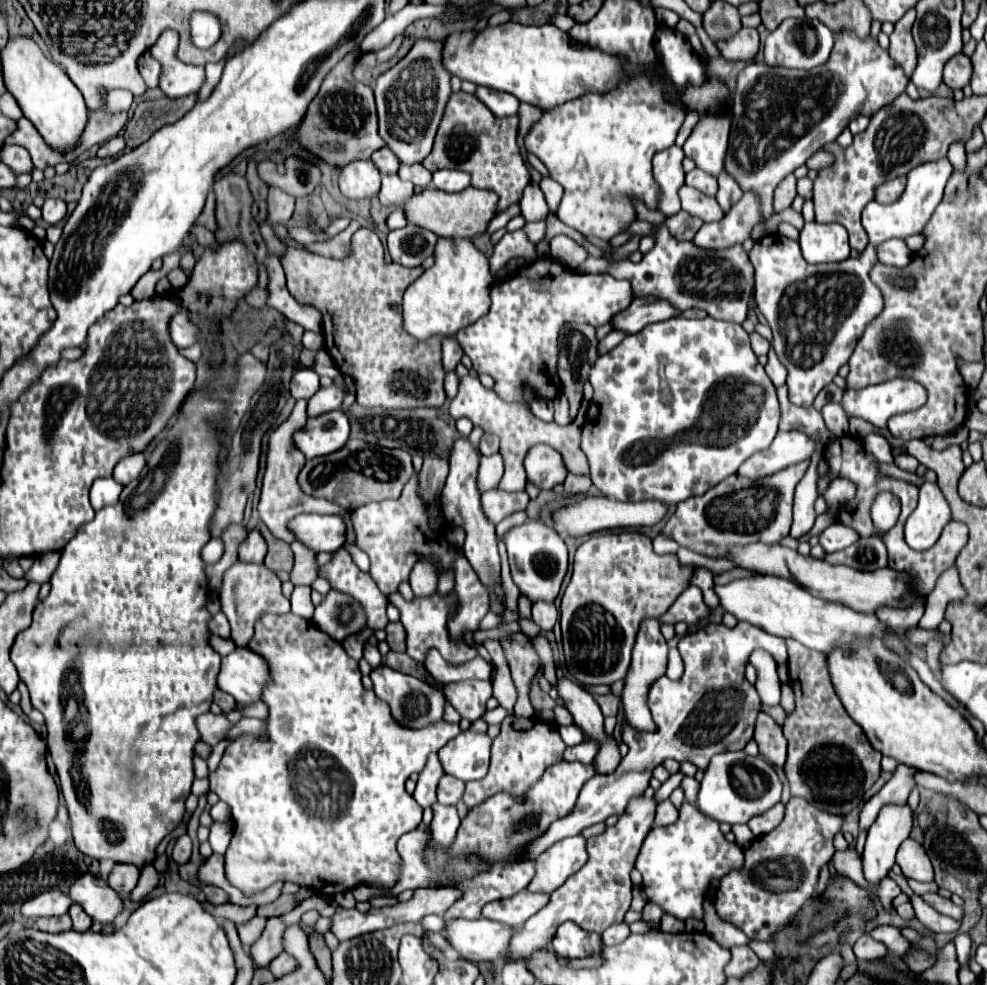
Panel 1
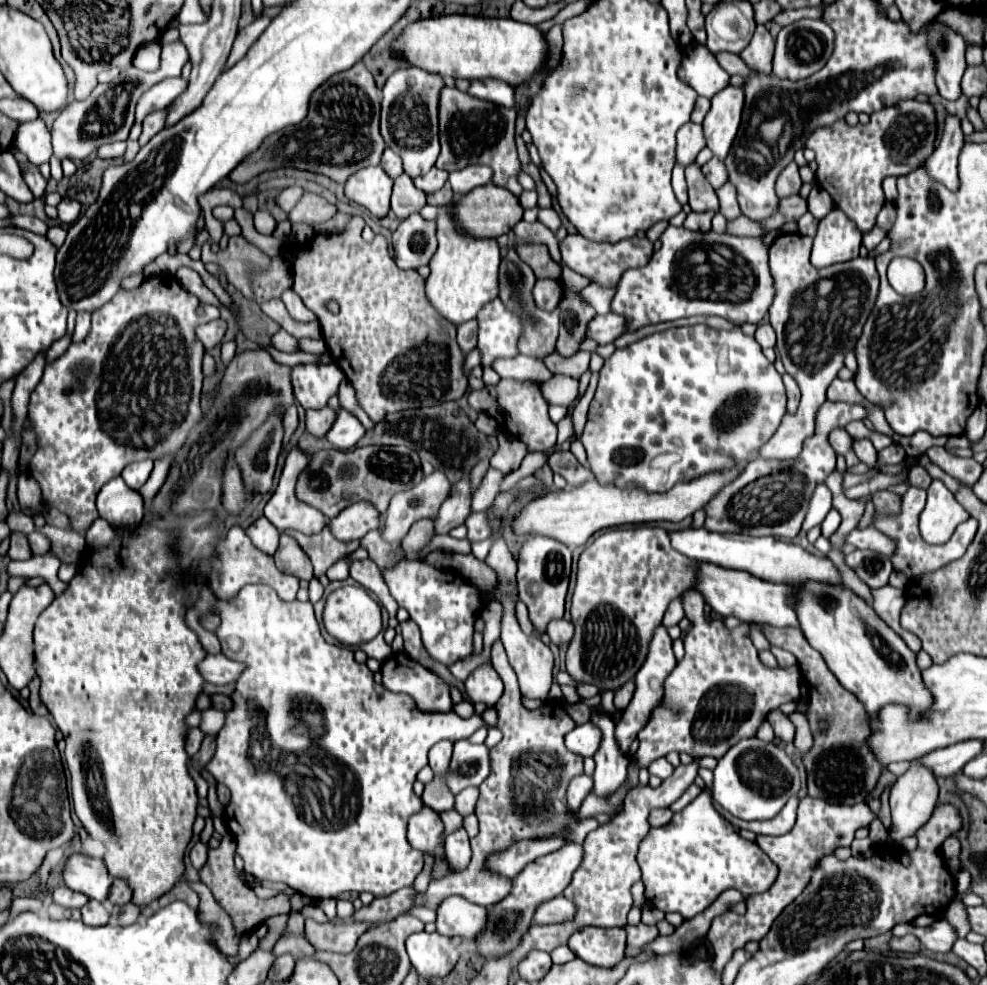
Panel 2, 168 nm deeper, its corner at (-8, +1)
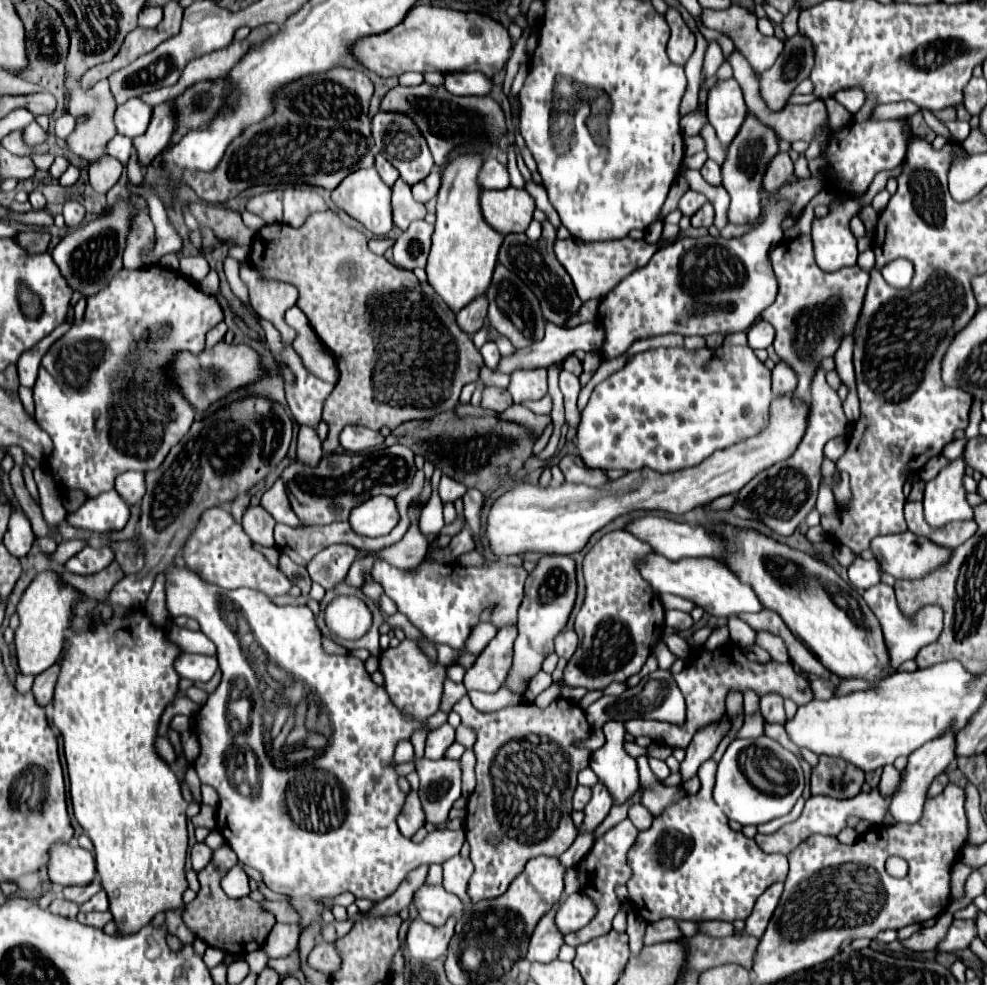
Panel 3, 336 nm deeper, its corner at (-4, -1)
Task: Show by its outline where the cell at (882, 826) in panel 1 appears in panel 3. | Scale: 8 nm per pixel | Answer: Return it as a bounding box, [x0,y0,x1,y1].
[889,735,955,821]

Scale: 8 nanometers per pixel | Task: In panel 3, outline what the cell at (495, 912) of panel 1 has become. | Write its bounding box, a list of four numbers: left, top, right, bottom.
[555,891,597,933]

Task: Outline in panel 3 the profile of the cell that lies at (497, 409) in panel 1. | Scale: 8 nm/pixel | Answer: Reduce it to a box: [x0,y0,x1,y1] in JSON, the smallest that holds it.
[509,369,547,403]

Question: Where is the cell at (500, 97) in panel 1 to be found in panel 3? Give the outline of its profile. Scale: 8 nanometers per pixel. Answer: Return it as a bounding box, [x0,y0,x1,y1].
[445,71,491,95]

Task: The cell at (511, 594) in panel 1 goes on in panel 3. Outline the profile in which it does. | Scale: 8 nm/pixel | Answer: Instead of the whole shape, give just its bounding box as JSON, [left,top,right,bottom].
[463,627,517,693]

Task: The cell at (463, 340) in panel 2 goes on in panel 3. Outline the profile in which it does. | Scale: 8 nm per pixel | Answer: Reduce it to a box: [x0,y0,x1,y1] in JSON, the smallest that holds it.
[457,295,487,335]

